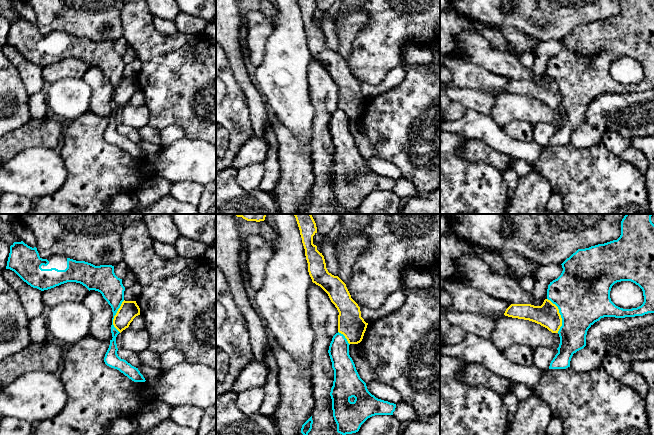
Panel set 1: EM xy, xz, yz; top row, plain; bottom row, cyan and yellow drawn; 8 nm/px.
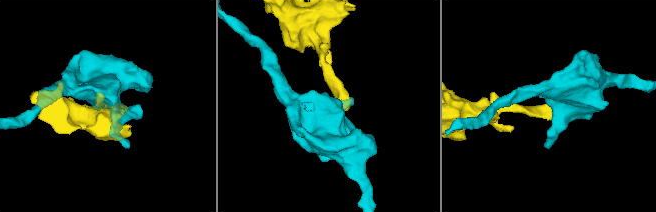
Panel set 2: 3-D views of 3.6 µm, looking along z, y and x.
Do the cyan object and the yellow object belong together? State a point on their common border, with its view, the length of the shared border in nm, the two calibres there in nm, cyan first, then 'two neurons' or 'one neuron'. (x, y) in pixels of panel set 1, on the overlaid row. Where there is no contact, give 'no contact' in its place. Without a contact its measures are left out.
yz (560, 314) | 300 nm | 440/190 nm | two neurons

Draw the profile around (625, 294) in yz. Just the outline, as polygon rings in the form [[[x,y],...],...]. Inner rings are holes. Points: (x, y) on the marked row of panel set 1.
[[[631,281],[615,283],[610,291],[611,301],[623,309],[632,309],[641,306],[644,302],[642,289]]]

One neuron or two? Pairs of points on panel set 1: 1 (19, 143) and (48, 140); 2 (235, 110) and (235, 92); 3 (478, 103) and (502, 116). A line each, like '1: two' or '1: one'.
1: one
2: one
3: two

